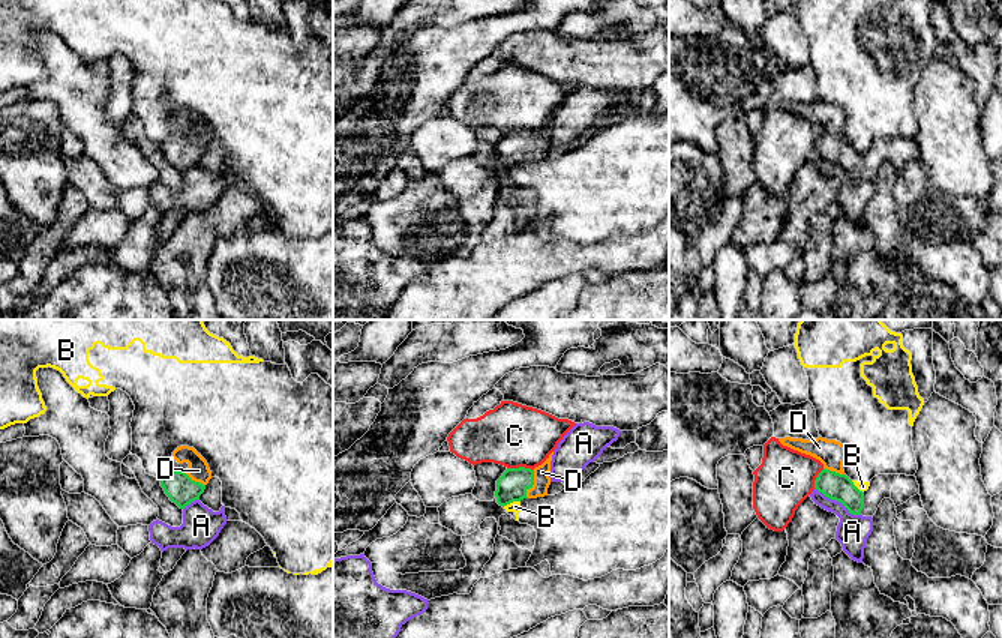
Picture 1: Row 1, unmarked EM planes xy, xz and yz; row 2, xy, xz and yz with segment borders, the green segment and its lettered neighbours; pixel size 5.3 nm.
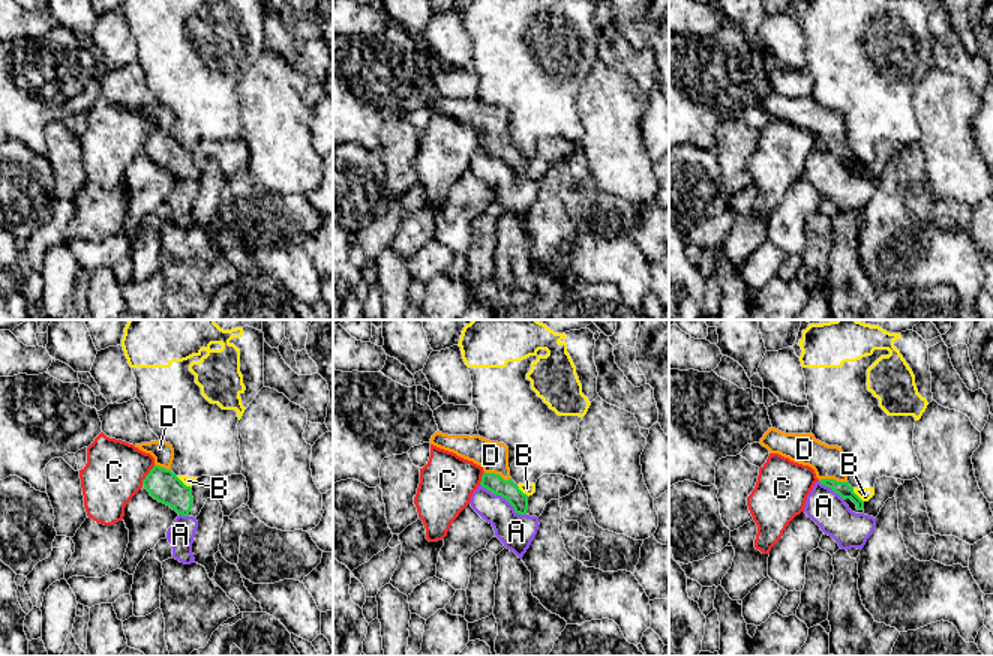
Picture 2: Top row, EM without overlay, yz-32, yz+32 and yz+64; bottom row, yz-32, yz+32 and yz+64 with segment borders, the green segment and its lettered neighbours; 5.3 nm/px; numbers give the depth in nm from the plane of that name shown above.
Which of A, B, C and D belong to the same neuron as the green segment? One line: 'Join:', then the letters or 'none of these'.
Join: D

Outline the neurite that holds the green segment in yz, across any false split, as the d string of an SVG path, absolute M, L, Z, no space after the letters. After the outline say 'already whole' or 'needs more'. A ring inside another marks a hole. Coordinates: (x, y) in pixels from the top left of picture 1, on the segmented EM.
M784 437L778 441L819 459L824 470L818 474L814 488L825 497L840 501L852 515L873 516L884 498L891 498L897 507L920 492L916 477L906 474L878 474L870 480L867 491L860 491L844 474L846 450L840 441L822 437L812 440Z | needs more

